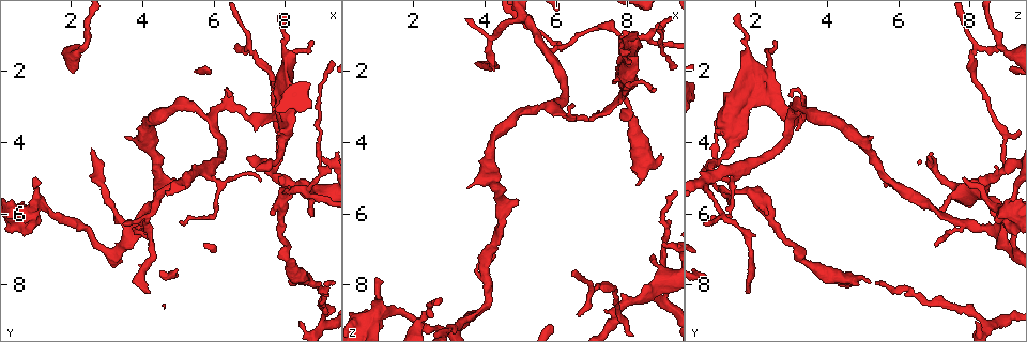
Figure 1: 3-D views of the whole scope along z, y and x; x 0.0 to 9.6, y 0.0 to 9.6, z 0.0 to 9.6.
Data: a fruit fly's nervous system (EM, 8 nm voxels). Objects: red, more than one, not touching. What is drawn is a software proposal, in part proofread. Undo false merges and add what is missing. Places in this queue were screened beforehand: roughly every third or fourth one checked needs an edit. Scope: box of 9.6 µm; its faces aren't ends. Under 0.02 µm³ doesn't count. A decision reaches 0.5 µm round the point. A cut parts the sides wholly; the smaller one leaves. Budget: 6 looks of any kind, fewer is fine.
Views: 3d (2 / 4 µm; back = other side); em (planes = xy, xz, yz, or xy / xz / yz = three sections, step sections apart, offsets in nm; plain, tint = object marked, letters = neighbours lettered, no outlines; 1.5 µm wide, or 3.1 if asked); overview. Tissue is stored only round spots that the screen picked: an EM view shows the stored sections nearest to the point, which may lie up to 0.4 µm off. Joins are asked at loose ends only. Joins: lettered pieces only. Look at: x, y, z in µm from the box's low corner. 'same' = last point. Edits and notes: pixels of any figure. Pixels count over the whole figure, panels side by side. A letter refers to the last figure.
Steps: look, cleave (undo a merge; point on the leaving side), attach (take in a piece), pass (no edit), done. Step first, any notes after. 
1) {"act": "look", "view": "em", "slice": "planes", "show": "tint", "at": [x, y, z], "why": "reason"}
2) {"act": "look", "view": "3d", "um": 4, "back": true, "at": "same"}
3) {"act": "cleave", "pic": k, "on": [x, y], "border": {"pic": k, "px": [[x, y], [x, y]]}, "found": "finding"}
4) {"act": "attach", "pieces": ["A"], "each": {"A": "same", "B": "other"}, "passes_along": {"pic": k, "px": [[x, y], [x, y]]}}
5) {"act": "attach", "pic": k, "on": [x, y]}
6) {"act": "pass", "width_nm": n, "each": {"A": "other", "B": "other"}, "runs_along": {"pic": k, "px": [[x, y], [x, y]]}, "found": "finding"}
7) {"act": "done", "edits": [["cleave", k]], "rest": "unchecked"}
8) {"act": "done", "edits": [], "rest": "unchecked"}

{"act": "look", "view": "em", "slice": "xy", "step": 4, "show": "tint", "at": [7.65, 4.80, 9.00], "why": "branch point"}

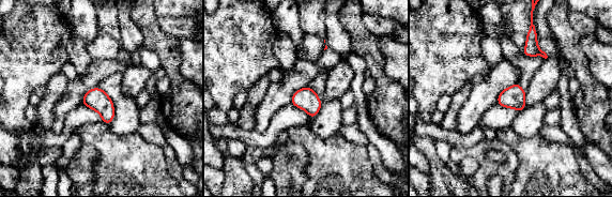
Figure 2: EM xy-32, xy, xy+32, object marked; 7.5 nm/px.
{"act": "look", "view": "em", "slice": "xy", "step": 4, "show": "letters", "at": "same"}

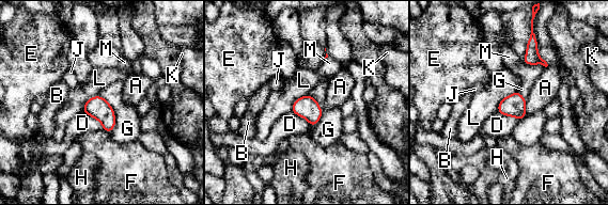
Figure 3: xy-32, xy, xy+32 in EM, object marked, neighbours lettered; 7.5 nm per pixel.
{"act": "pass", "each": {"A": "other", "B": "other", "D": "other", "E": "other", "F": "other", "G": "other", "H": "other", "J": "other", "K": "other", "L": "other", "M": "other"}, "border": {"pic": 3, "px": [[527, 99], [525, 114]]}, "found": "continuous, no second cell"}

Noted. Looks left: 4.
{"act": "look", "view": "em", "slice": "xz", "step": 8, "show": "tint", "at": [0.90, 5.80, 8.75], "why": "sharp bend"}

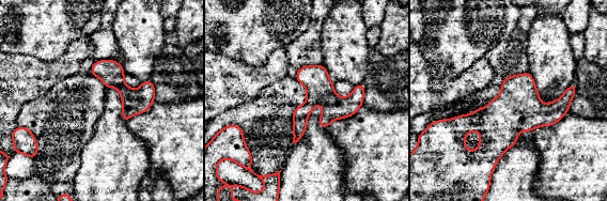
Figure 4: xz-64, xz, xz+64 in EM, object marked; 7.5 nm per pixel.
{"act": "look", "view": "em", "slice": "planes", "show": "tint", "at": "same", "why": "cut it another way"}

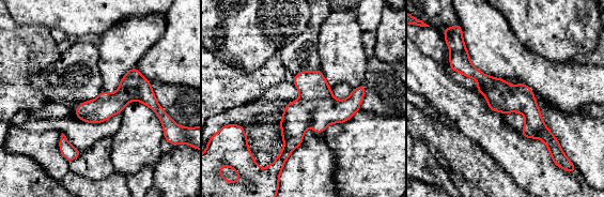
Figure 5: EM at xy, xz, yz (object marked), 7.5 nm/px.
{"act": "look", "view": "em", "slice": "planes", "show": "letters", "at": "same"}

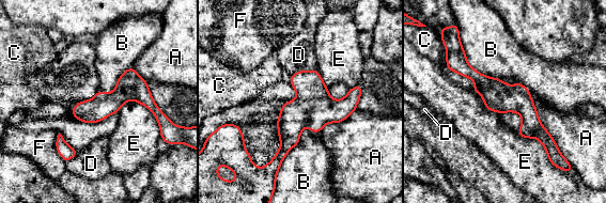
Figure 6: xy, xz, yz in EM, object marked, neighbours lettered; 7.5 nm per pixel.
{"act": "pass", "longest_contact_nm": ["B", 600], "each": {"A": "other", "B": "other", "C": "other", "D": "other", "E": "other", "F": "other"}, "found": "continuous, no second cell"}

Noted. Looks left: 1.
{"act": "look", "view": "em", "slice": "planes", "show": "letters", "at": [4.20, 8.15, 1.75], "why": "free end"}

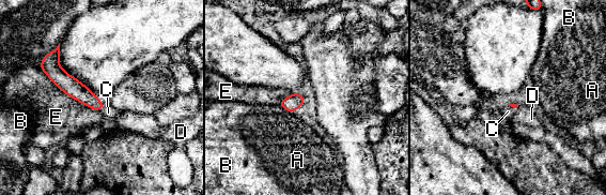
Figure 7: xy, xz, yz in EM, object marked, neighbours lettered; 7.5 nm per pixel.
{"act": "attach", "pieces": ["C"], "each": {"A": "other", "B": "other", "C": "same", "D": "other", "E": "other"}, "passes_along": {"pic": 7, "px": [[75, 89], [102, 108], [108, 113]]}, "found": "it goes on there"}

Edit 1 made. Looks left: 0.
{"act": "done", "edits": [["attach", 7]], "rest": "unchecked"}

